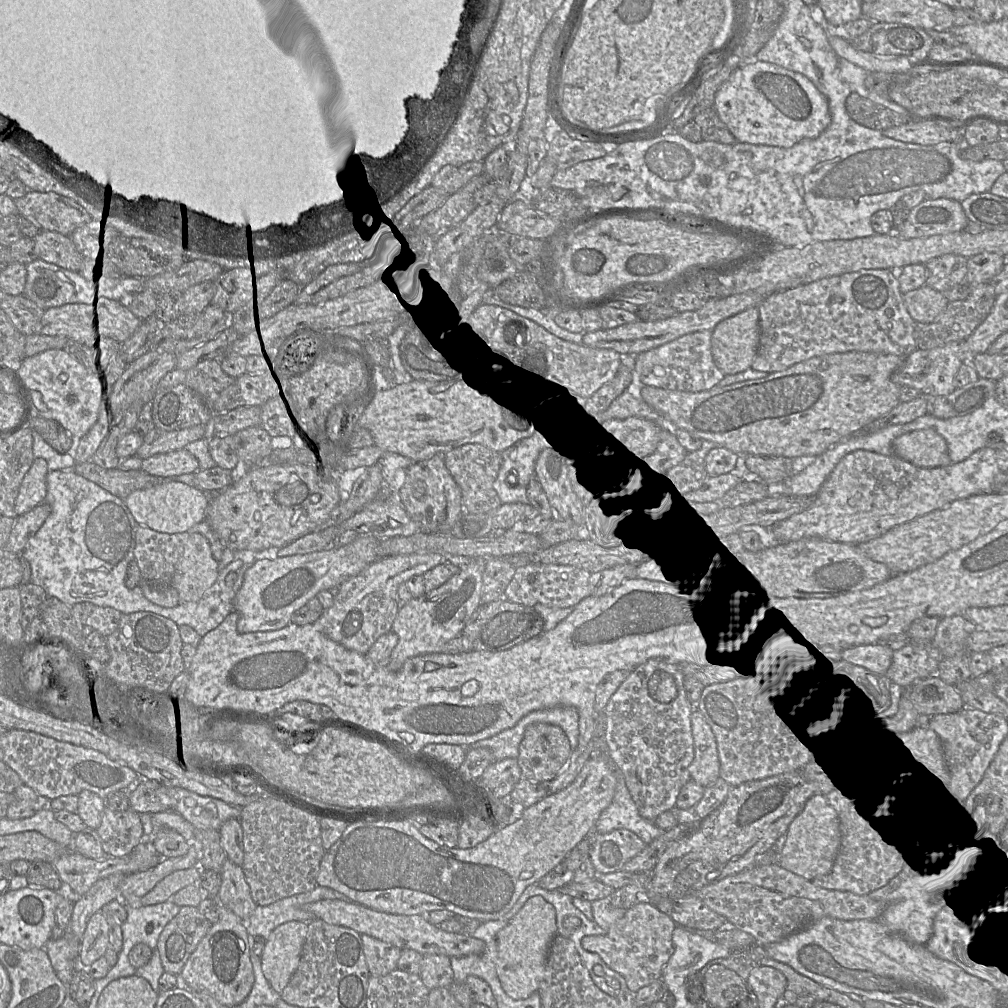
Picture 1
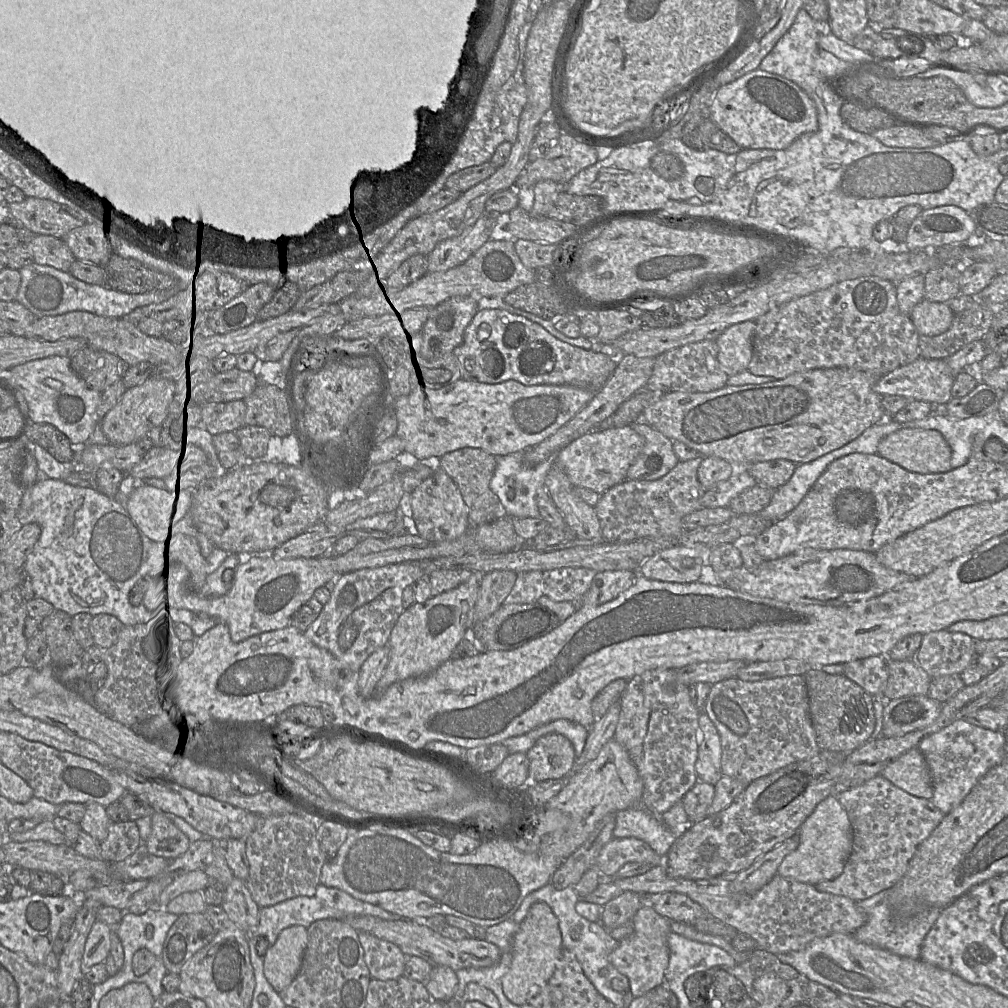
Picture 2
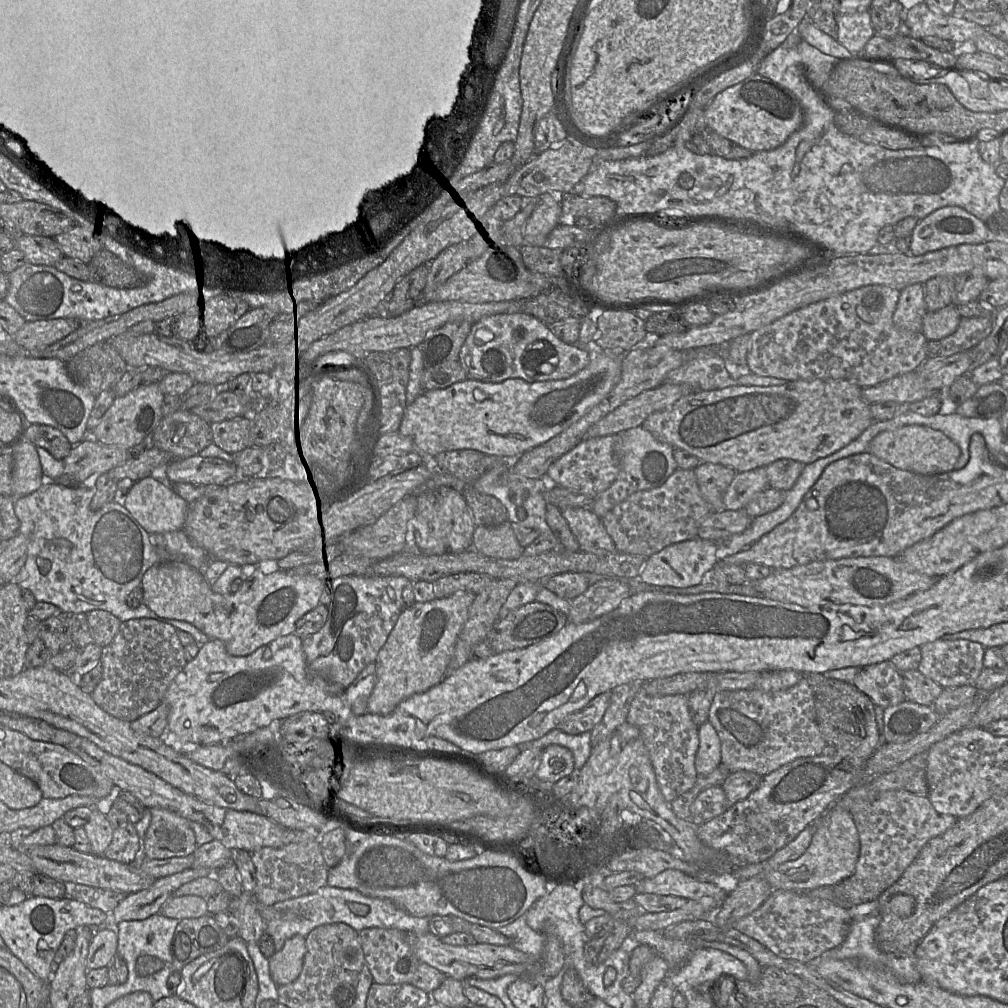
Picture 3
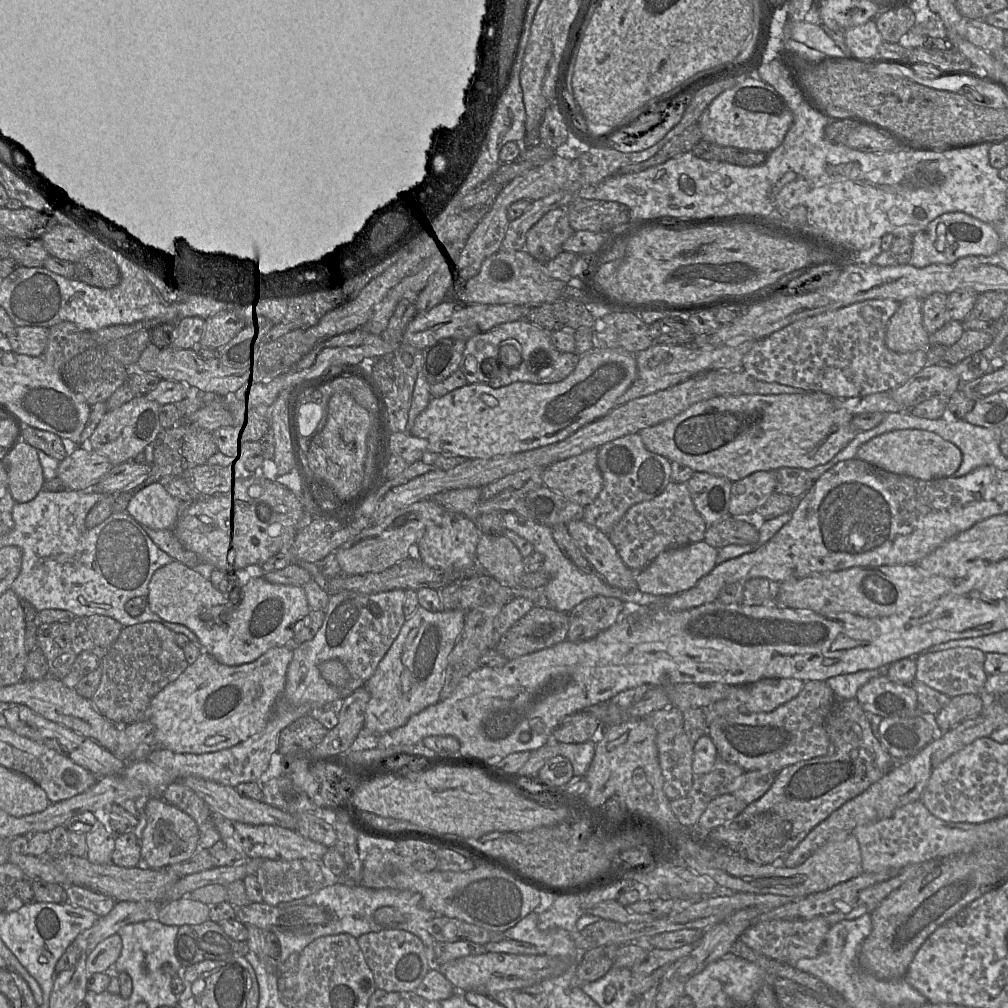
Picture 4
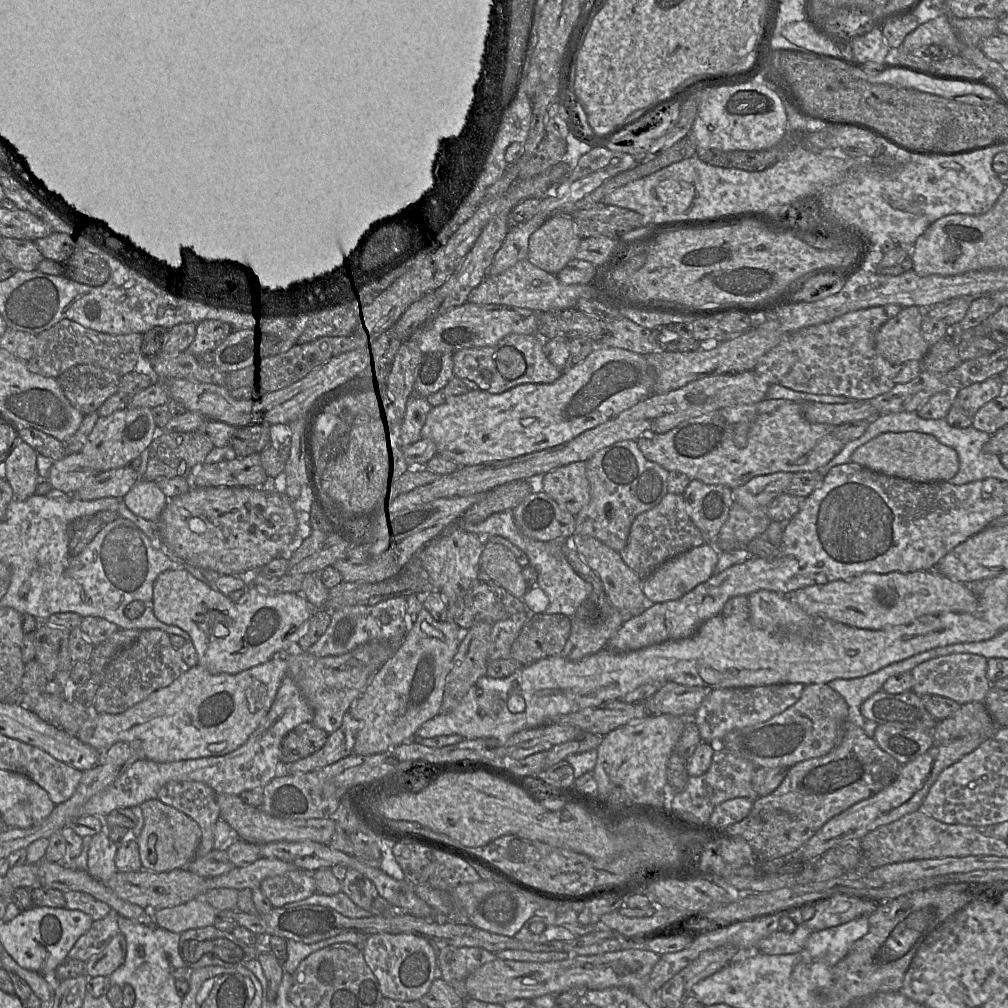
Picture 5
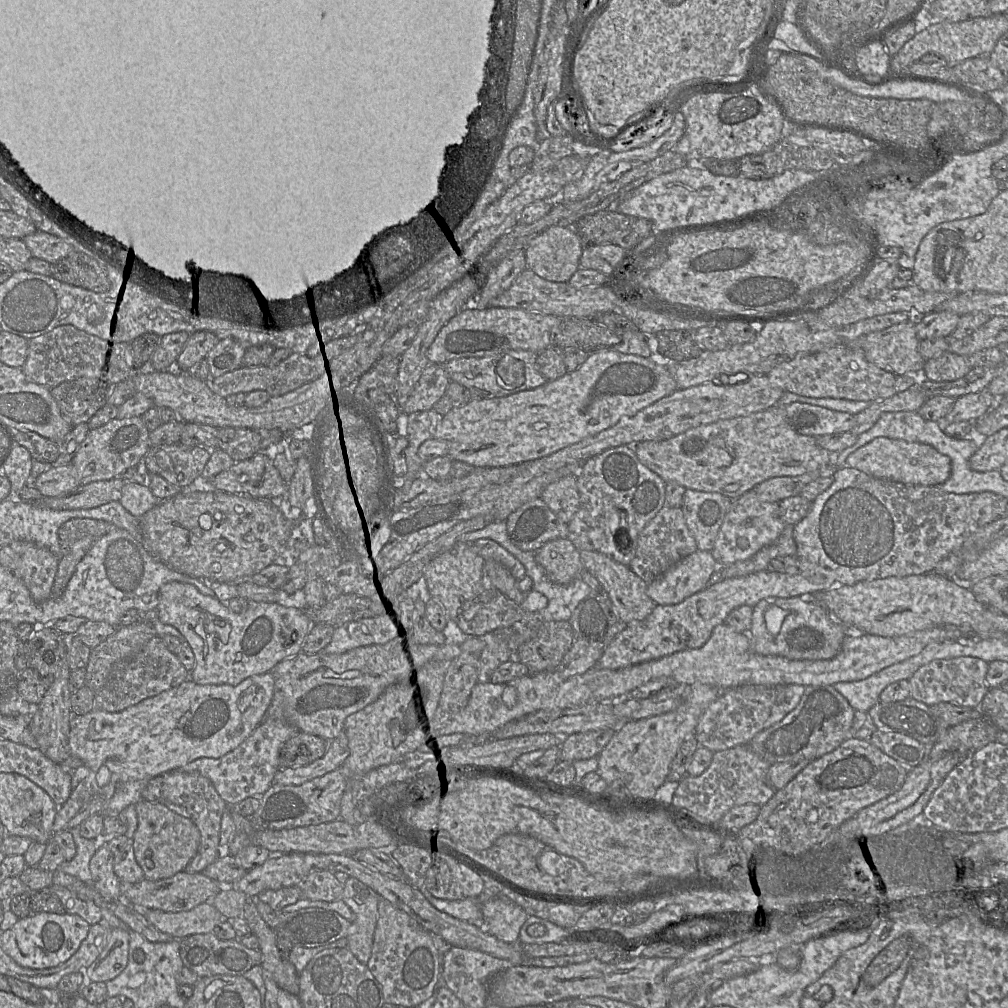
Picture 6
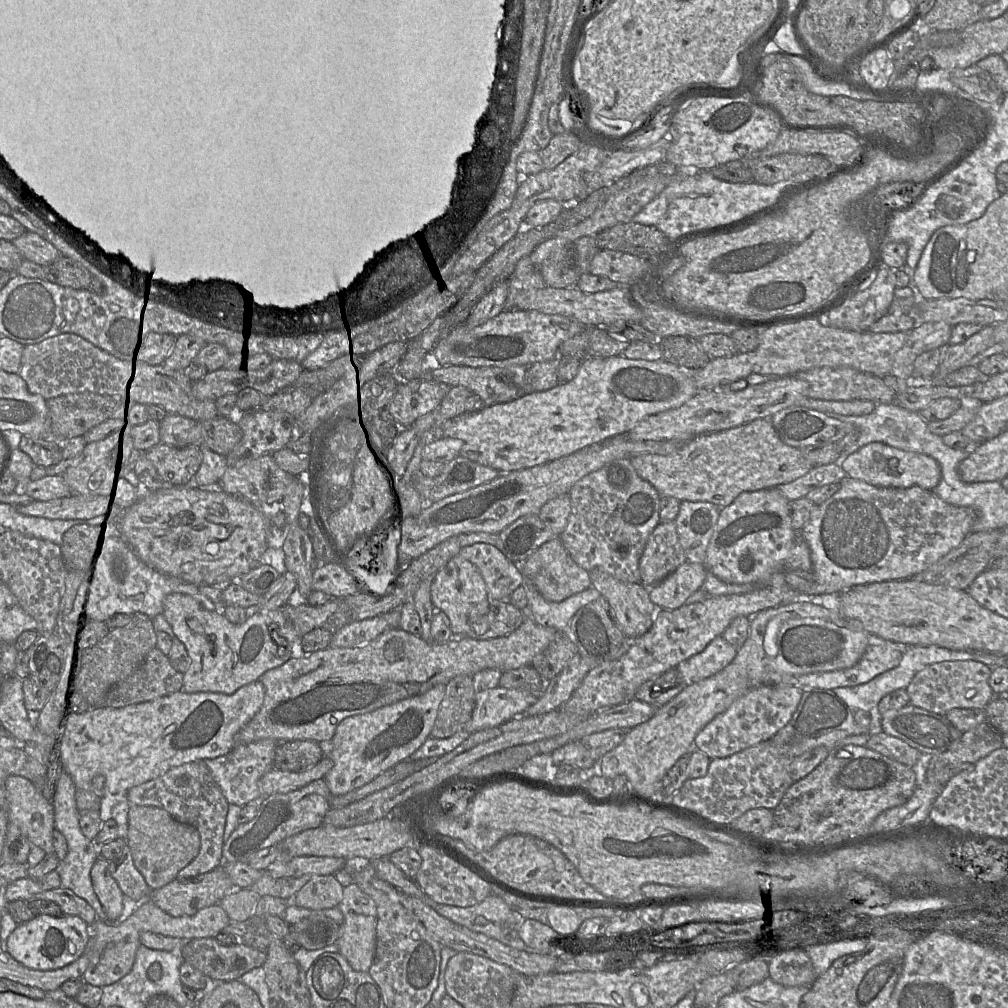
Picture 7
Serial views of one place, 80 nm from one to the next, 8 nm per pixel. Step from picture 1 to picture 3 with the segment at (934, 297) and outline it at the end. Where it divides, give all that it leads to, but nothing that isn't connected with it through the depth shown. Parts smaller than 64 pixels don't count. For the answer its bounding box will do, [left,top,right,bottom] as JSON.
[922,304,960,341]

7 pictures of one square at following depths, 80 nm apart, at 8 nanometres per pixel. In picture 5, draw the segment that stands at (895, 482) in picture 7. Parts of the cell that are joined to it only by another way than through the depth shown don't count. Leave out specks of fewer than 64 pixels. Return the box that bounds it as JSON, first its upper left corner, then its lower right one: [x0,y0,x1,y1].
[850,432,959,482]

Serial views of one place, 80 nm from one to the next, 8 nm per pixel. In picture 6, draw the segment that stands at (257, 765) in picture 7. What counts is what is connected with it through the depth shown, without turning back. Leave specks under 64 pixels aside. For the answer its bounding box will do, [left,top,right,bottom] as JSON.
[175,717,299,806]

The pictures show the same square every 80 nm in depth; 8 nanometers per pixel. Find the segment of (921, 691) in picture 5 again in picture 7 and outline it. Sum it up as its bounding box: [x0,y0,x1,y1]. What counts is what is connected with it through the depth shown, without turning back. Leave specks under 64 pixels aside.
[906,660,994,715]

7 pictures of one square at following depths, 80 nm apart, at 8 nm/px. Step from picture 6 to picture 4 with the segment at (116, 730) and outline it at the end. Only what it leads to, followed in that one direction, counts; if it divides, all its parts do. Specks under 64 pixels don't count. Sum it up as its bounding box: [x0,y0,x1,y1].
[147,645,293,754]

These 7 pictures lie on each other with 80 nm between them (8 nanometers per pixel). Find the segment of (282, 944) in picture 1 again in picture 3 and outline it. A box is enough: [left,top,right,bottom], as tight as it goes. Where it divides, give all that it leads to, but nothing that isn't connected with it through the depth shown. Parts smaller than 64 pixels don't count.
[268,935,306,986]

